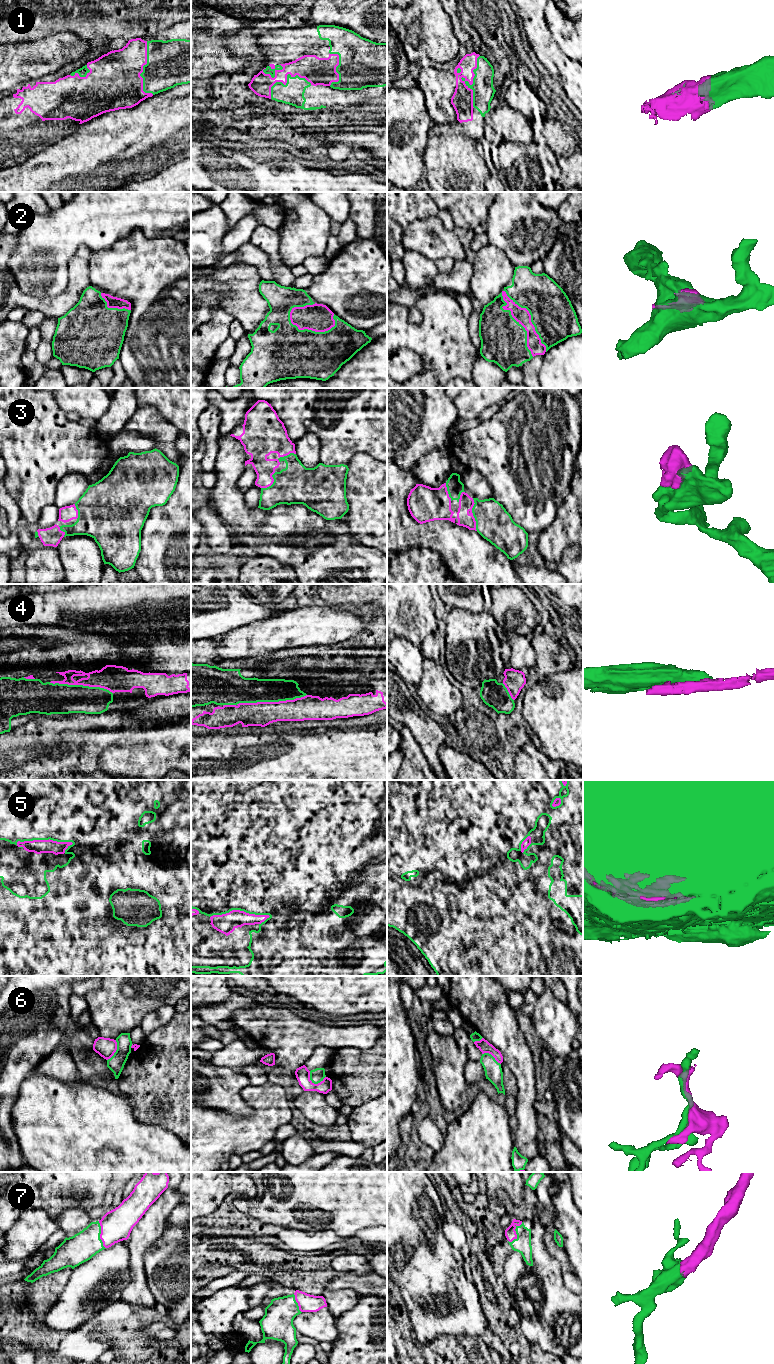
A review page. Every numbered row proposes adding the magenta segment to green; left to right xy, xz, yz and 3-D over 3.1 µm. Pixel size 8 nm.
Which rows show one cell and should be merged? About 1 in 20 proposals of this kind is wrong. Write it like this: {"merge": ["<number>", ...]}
{"merge": ["1", "2", "3", "4", "5", "7"]}

